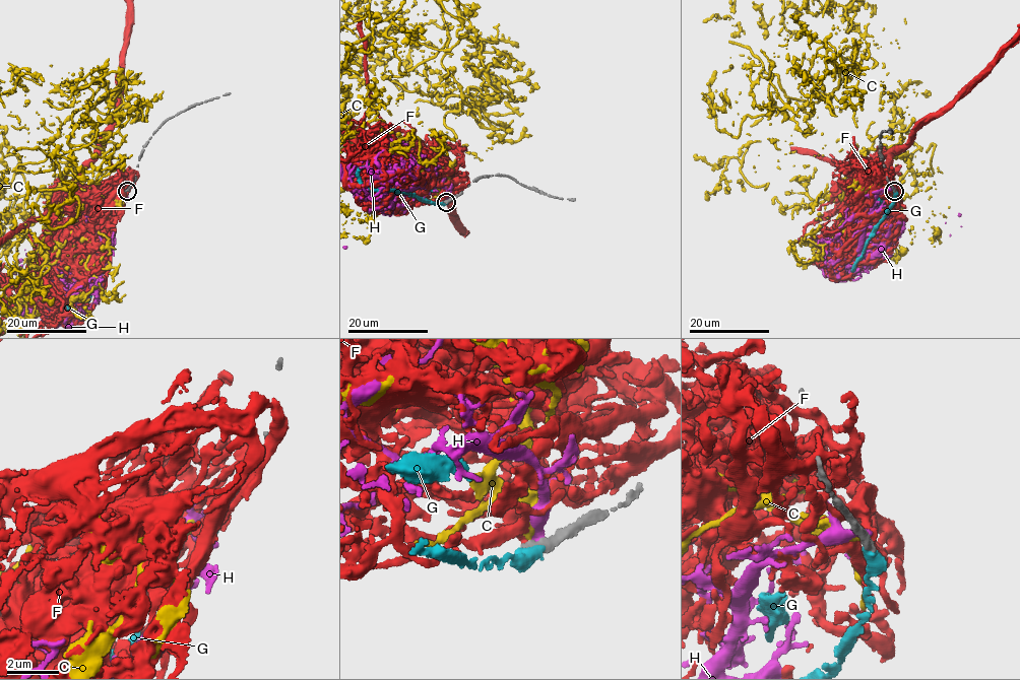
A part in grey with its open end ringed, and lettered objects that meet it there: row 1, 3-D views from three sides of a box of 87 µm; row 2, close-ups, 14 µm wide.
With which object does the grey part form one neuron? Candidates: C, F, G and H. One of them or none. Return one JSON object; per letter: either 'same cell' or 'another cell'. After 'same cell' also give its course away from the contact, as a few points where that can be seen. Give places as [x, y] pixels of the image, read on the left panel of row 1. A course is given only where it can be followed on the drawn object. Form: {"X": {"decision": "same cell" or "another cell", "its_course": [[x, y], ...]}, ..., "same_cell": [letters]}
{"C": {"decision": "another cell"}, "F": {"decision": "another cell"}, "G": {"decision": "same cell"}, "H": {"decision": "another cell"}, "same_cell": ["G"]}

